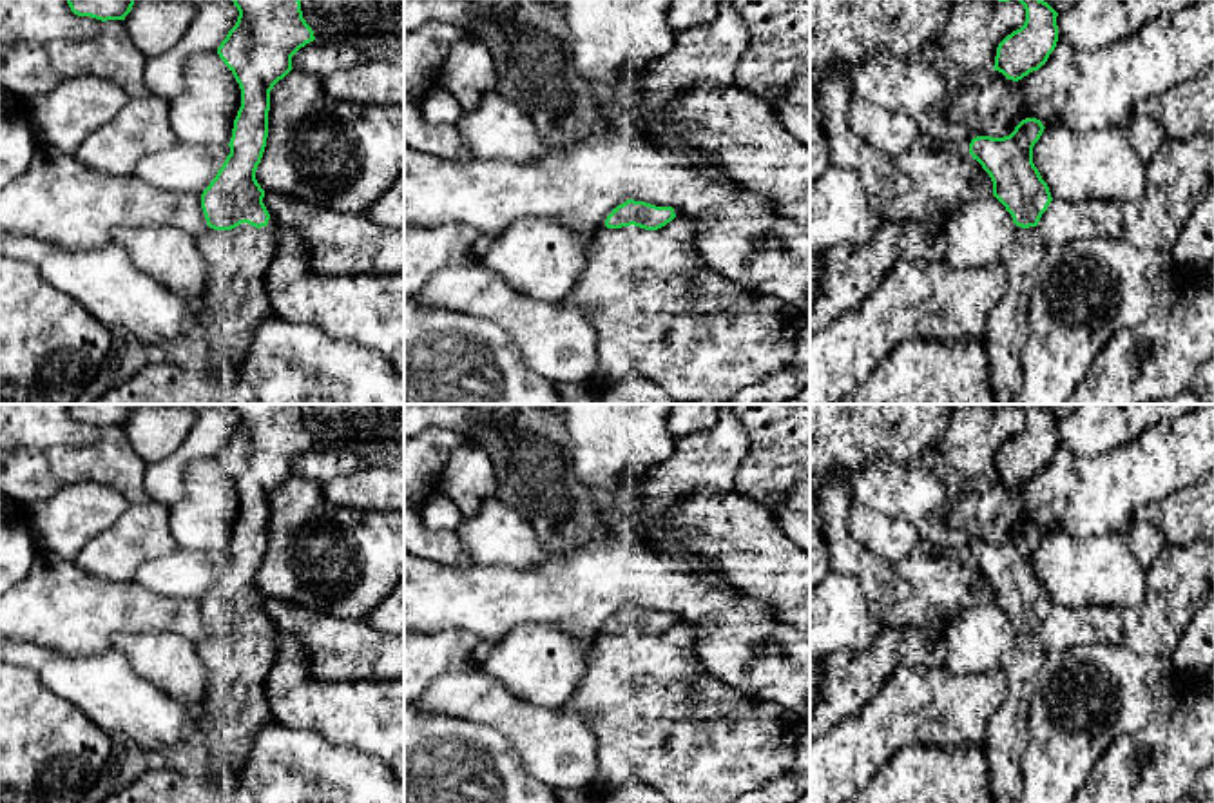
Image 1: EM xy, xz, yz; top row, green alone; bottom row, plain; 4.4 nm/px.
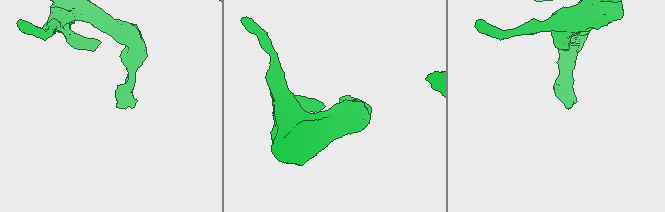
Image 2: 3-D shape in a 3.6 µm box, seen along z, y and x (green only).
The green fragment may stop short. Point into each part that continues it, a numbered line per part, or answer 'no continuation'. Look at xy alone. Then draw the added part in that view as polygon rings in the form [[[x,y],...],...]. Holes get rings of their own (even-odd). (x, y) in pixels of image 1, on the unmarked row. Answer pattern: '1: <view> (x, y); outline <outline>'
1: xy (236, 707); outline [[[241,629],[232,636],[210,636],[196,645],[208,674],[205,700],[207,749],[212,759],[241,763],[252,736],[274,716],[266,701],[266,676],[275,665],[277,631],[255,634]]]

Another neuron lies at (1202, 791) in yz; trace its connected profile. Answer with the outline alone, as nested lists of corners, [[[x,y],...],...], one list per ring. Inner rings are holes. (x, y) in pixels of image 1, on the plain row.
[[[1214,767],[1205,769],[1189,792],[1198,803],[1214,803]]]

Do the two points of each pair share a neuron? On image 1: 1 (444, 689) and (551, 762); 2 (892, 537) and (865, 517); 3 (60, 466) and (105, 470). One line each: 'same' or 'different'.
1: same
2: same
3: same

